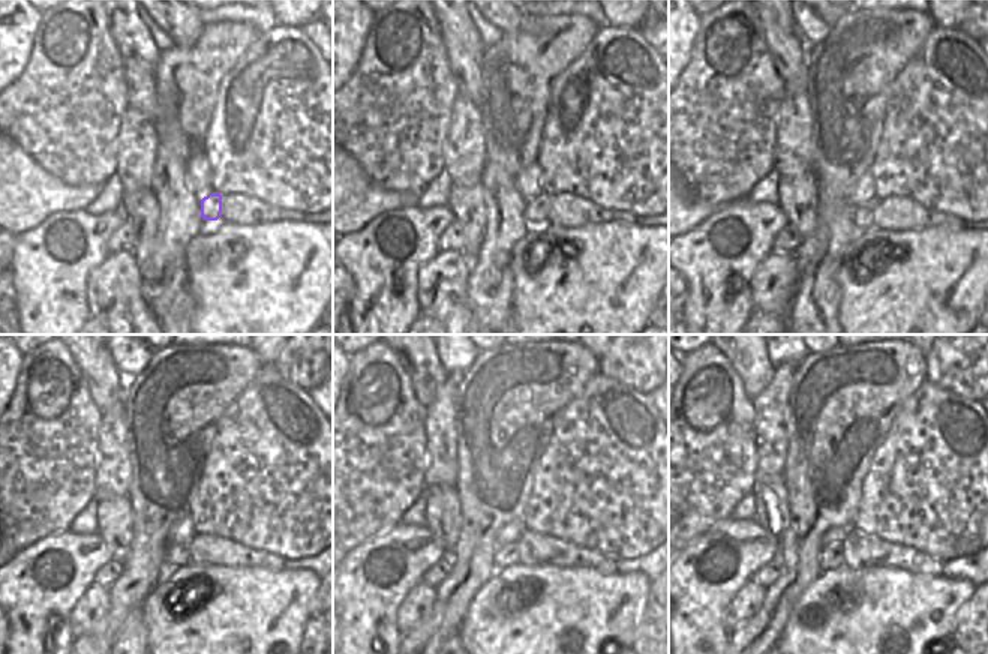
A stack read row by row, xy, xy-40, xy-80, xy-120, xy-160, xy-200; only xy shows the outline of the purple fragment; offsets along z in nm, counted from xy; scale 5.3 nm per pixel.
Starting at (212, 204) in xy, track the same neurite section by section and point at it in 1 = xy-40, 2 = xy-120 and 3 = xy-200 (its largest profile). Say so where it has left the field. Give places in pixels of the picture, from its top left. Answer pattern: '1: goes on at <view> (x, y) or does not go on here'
1: goes on at xy-40 (535, 210)
2: goes on at xy-120 (174, 554)
3: goes on at xy-200 (831, 558)

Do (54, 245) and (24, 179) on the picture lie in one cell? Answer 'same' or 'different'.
different

